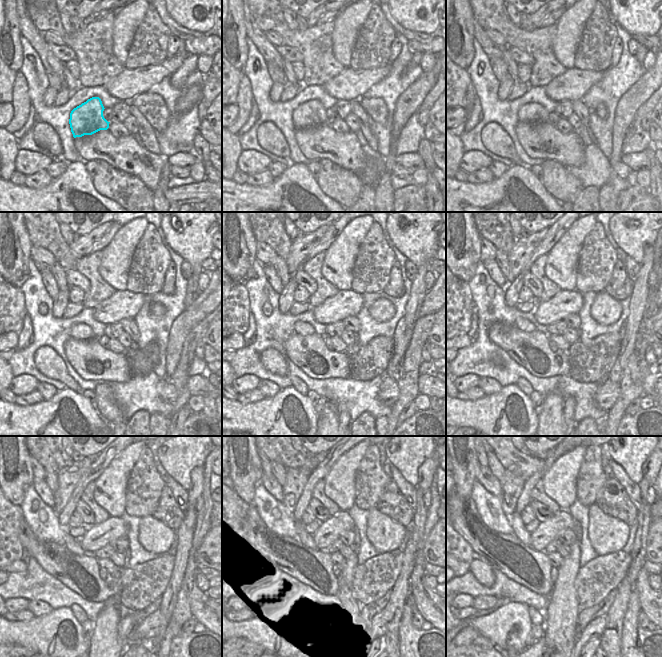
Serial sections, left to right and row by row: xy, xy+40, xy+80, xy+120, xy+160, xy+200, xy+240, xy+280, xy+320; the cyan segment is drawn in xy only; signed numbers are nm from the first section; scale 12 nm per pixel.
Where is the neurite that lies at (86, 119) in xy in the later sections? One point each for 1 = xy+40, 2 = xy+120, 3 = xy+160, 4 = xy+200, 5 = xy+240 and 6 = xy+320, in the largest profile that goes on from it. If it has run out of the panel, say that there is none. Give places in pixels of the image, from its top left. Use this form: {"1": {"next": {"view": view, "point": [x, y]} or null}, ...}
{"1": {"next": {"view": "xy+40", "point": [312, 113]}}, "2": {"next": {"view": "xy+120", "point": [80, 331]}}, "3": {"next": {"view": "xy+160", "point": [302, 328]}}, "4": {"next": {"view": "xy+200", "point": [523, 324]}}, "5": {"next": {"view": "xy+240", "point": [72, 545]}}, "6": {"next": {"view": "xy+320", "point": [519, 528]}}}

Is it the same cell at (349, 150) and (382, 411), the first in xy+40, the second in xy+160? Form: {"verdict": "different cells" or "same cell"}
{"verdict": "different cells"}

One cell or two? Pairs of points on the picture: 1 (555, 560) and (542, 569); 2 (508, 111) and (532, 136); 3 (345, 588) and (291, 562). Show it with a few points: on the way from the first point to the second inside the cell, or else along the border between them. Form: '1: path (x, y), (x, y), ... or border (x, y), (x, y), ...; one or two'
1: border (546, 553), (552, 567); two
2: border (518, 121), (515, 127), (515, 134), (521, 144); two
3: border (335, 573), (337, 576), (337, 588), (326, 600); two

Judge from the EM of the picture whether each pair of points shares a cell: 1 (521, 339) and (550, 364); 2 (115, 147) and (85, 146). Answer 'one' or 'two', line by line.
1: one
2: one

